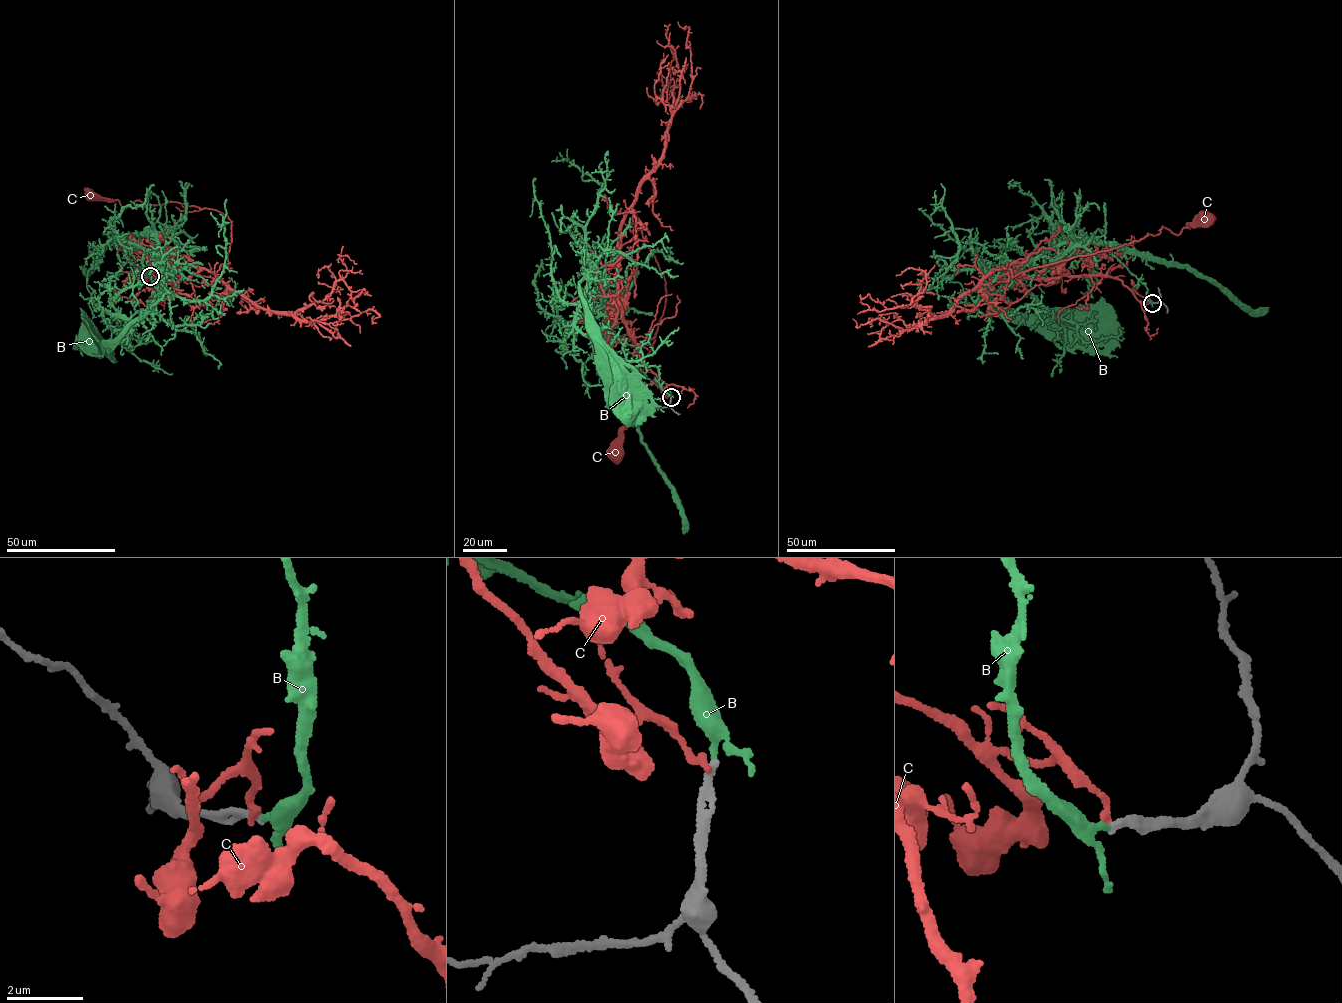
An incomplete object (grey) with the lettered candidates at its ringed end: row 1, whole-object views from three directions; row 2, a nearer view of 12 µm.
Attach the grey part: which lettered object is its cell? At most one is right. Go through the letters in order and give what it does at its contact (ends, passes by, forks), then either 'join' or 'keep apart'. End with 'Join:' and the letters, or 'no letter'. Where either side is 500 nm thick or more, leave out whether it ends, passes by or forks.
B: it passes by | join
C: it ends | keep apart
Join: B

